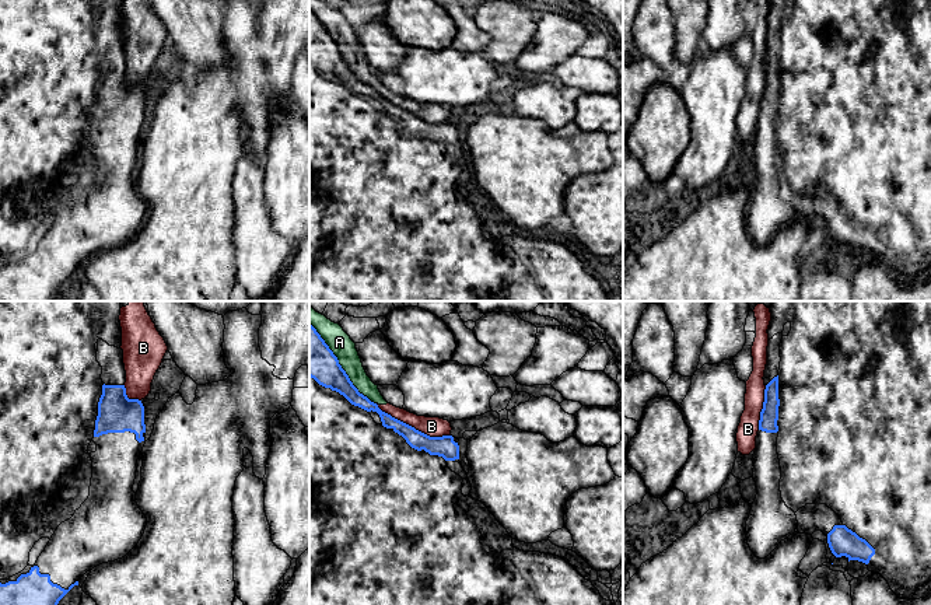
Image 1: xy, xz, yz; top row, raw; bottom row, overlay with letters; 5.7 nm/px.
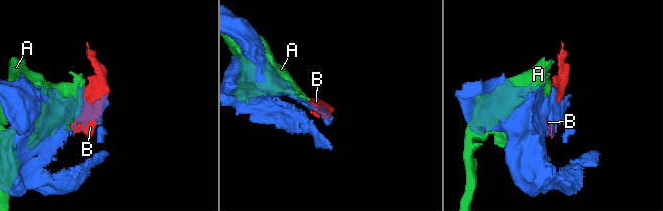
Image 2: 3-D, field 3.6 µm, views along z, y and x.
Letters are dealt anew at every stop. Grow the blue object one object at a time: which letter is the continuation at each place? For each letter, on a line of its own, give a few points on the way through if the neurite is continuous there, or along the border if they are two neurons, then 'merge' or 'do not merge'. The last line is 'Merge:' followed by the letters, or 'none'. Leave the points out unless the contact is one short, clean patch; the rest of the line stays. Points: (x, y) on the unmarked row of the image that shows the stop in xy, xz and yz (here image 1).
A: do not merge
B: do not merge
Merge: none

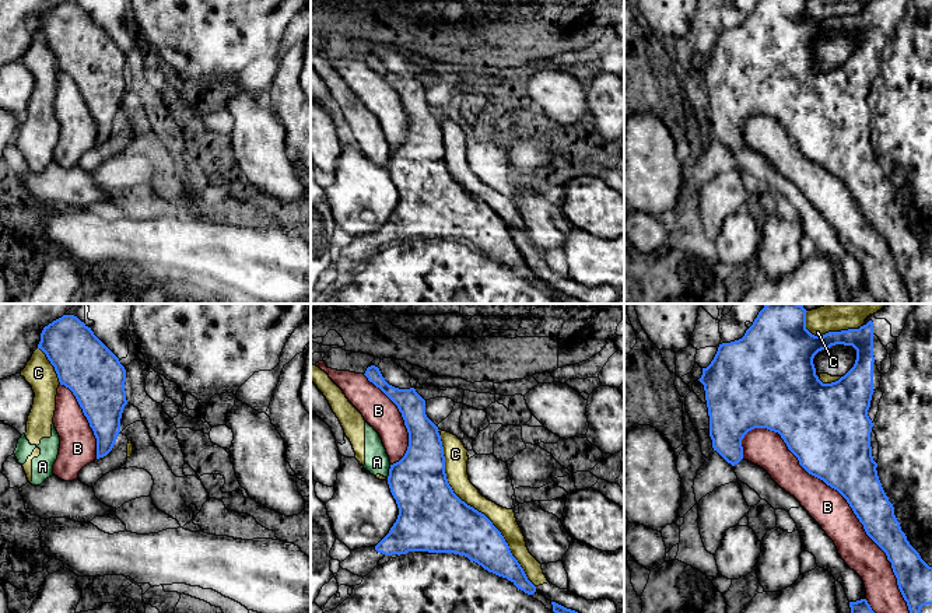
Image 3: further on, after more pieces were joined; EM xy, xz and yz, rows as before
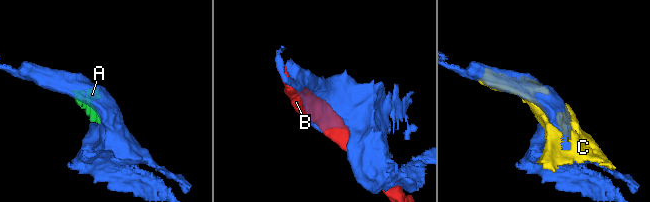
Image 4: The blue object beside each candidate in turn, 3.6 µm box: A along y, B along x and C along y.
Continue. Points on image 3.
A: do not merge
B: do not merge
C: do not merge
Merge: none

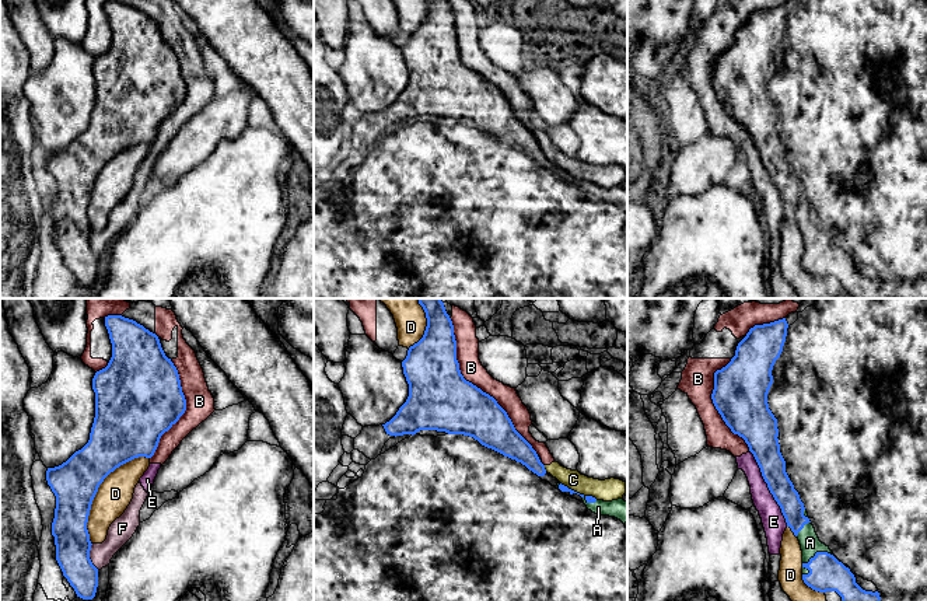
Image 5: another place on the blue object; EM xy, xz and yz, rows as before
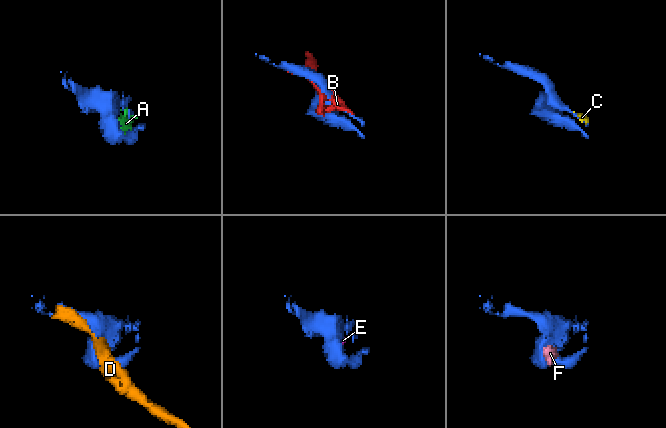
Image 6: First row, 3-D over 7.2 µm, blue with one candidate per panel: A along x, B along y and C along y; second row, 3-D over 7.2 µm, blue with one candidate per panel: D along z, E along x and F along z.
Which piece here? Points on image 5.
A: merge
B: do not merge
C: do not merge
D: do not merge
E: do not merge
F: do not merge
Merge: A

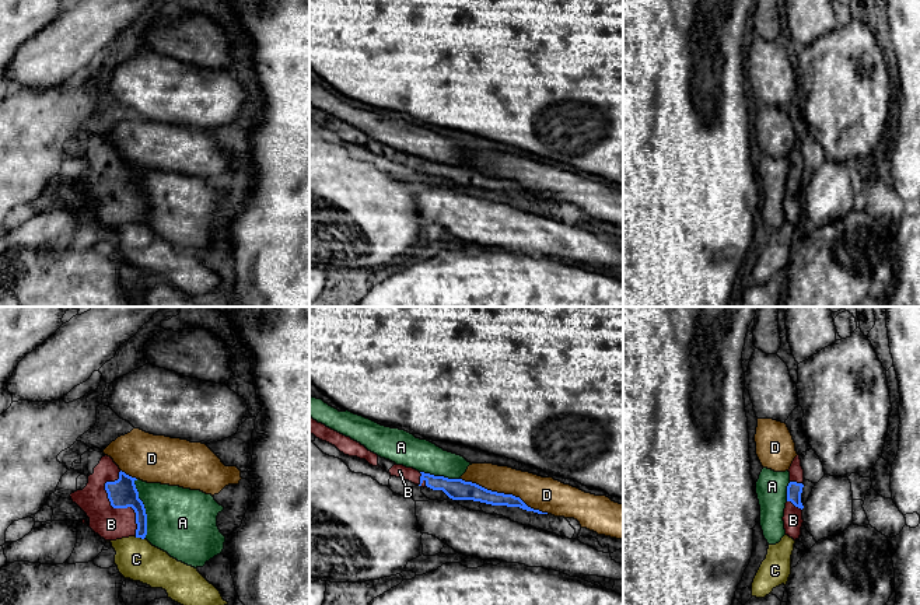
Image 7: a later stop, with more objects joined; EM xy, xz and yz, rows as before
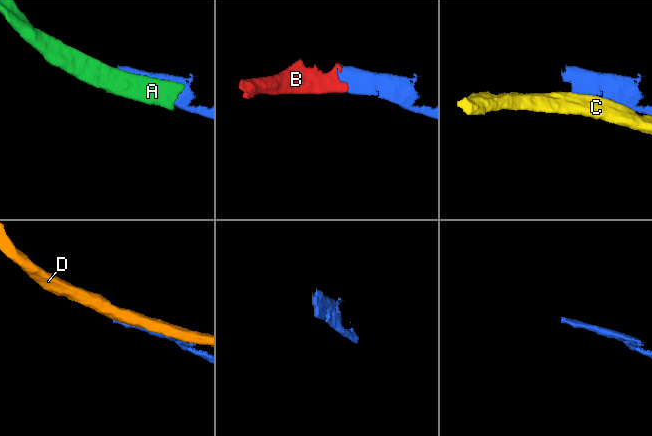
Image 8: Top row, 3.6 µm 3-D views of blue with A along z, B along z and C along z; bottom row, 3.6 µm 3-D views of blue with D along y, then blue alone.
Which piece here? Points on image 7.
A: do not merge
B: runs through xy (122, 179), (115, 186), (115, 193), (111, 210); merge
C: do not merge
D: do not merge
Merge: B

